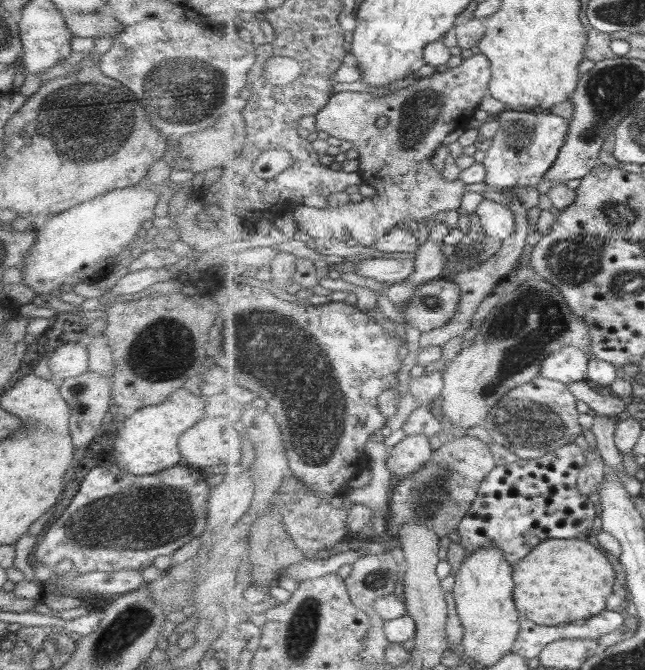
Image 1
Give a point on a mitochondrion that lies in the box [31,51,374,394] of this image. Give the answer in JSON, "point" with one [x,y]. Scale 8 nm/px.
{"point":[90,120]}

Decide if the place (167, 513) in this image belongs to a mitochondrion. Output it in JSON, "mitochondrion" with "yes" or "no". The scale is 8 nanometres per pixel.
{"mitochondrion":"yes"}

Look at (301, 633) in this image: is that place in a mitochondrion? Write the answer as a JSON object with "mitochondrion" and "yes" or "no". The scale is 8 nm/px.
{"mitochondrion":"yes"}

